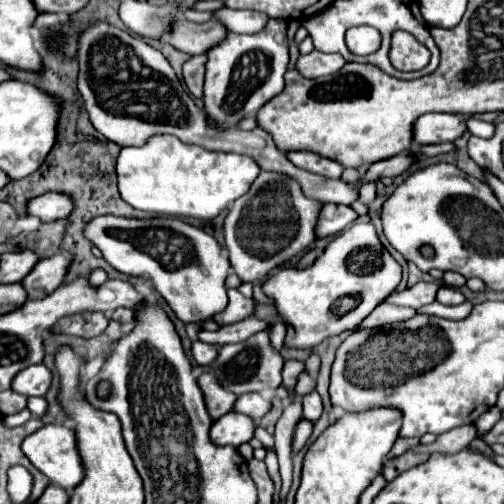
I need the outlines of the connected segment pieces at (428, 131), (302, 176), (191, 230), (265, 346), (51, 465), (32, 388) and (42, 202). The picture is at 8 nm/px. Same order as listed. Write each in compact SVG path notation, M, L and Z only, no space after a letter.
M422 114L412 128L416 144L452 142L466 130L462 114Z
M94 20L78 32L78 44L78 92L84 100L84 108L90 114L94 128L118 146L140 146L152 134L174 134L182 142L198 144L206 150L254 156L262 170L286 174L298 180L304 196L322 204L352 204L358 198L358 188L352 184L294 168L294 164L290 164L290 160L286 160L286 156L276 147L271 136L261 128L255 128L254 131L236 128L234 134L234 130L220 130L214 126L182 88L162 52L146 44L142 38L132 36L104 20Z
M112 214L94 216L84 228L84 236L100 248L104 260L118 272L132 272L134 276L148 274L154 288L184 324L210 320L228 304L224 288L230 270L228 258L222 254L214 236L180 218L134 220Z
M262 330L254 336L250 336L250 340L242 342L242 344L222 346L218 352L218 358L212 364L212 372L214 372L216 380L222 384L222 388L240 396L240 394L248 394L248 392L270 392L274 388L278 388L282 382L282 376L280 376L282 364L284 364L282 356L270 348L268 330Z
M70 419L65 421L64 426L62 424L46 424L42 430L36 430L34 434L26 436L24 442L22 442L22 452L26 454L26 458L40 472L44 472L44 476L52 484L62 486L64 490L72 490L84 476L84 468L82 468L80 456L76 452L76 438L74 438L74 432L72 432L74 426L76 426L75 422Z
M36 364L24 368L22 372L18 372L18 376L14 376L12 390L24 396L44 396L48 392L50 380L52 380L50 370L42 364Z
M48 192L48 194L36 196L36 198L28 200L28 204L26 204L26 212L30 216L40 218L42 222L60 220L60 218L68 216L70 210L72 210L70 196L60 194L60 192Z

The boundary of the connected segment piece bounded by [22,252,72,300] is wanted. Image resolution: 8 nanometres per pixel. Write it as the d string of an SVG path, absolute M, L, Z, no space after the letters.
M58 252L52 258L44 258L36 264L36 268L22 280L22 286L26 288L30 300L40 300L52 294L64 280L64 274L72 262L72 256L68 252Z

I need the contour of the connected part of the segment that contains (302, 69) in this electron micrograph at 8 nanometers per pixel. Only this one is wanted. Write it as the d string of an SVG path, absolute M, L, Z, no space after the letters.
M310 52L310 54L300 54L296 60L296 70L304 78L318 78L318 76L328 76L338 72L344 66L344 58L338 54L324 54L324 52Z

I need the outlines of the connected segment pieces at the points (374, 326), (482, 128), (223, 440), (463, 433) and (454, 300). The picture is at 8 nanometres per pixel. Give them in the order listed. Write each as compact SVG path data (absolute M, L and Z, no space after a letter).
M380 304L372 314L368 314L362 324L358 324L358 328L354 332L360 330L378 330L384 326L392 326L398 322L406 322L410 318L416 316L416 310L412 308L402 308L402 306L392 306L392 304Z
M473 117L466 121L466 126L472 135L481 138L491 138L495 130L493 123L484 122Z
M228 412L220 420L214 420L210 428L210 440L218 446L240 446L248 442L252 434L254 434L254 420L236 412Z
M468 424L468 426L454 428L454 430L438 436L438 440L434 444L428 444L428 446L426 444L416 444L414 448L410 448L410 452L416 452L416 454L434 454L434 452L456 454L462 448L466 448L474 438L476 438L476 426Z
M440 286L436 300L438 300L440 304L446 304L446 306L456 306L456 304L466 302L464 294L462 294L458 288L452 288L452 286Z

